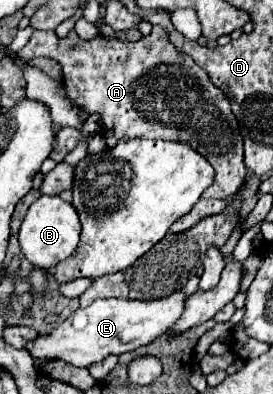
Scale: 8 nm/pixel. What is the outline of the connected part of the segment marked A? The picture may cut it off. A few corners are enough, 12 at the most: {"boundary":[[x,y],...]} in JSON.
{"boundary":[[161,26],[137,42],[35,30],[67,96],[119,138],[189,144],[247,176],[229,98]]}

